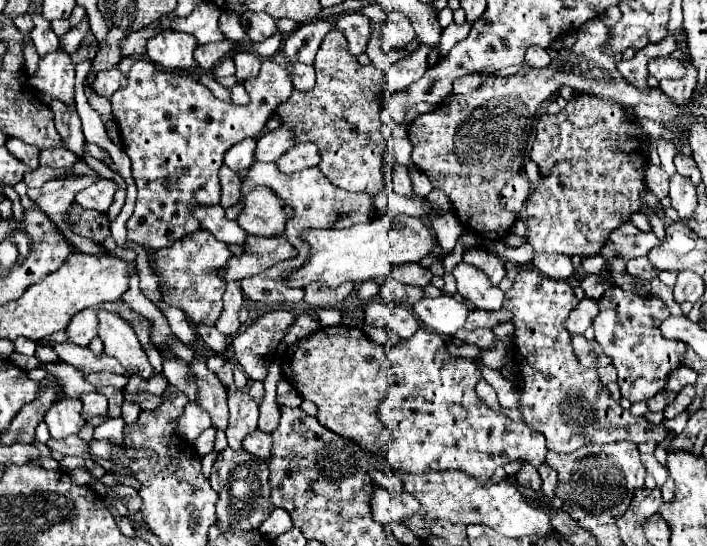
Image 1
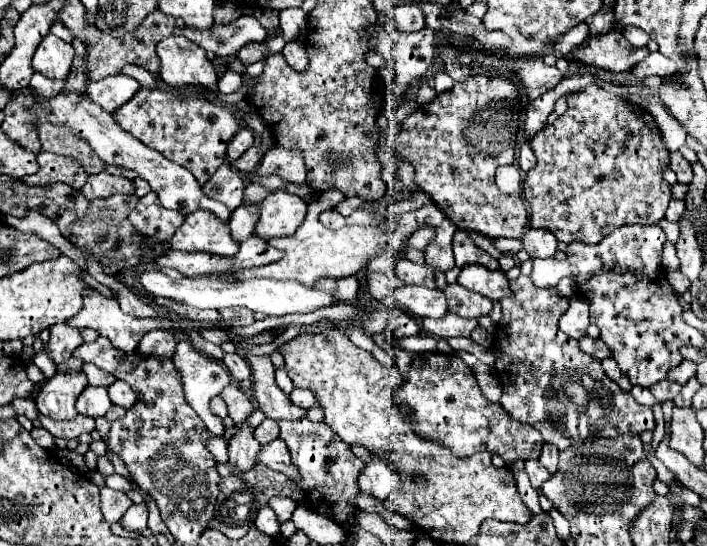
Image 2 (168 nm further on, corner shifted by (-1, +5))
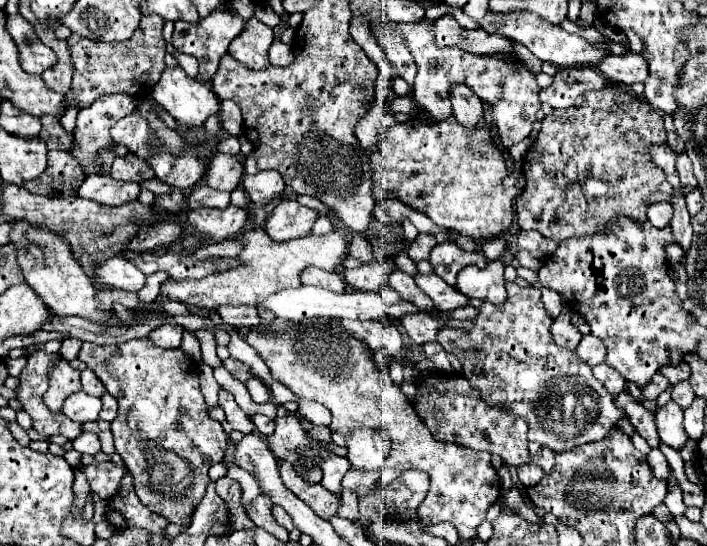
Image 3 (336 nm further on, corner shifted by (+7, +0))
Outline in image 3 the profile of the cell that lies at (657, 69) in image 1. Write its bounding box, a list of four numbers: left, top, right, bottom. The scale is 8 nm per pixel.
[595,52,647,86]

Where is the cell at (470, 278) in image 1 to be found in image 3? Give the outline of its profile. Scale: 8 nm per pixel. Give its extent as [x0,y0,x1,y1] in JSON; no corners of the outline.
[457,260,505,304]

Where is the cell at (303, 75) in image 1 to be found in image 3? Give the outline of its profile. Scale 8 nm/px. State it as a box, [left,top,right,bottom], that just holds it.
[269,40,293,66]

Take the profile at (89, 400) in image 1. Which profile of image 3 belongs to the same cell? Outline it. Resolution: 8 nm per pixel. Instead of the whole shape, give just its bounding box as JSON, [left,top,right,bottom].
[61,392,101,424]

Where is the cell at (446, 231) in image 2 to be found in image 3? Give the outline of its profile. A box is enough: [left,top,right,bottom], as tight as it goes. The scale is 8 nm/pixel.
[407,234,437,262]

